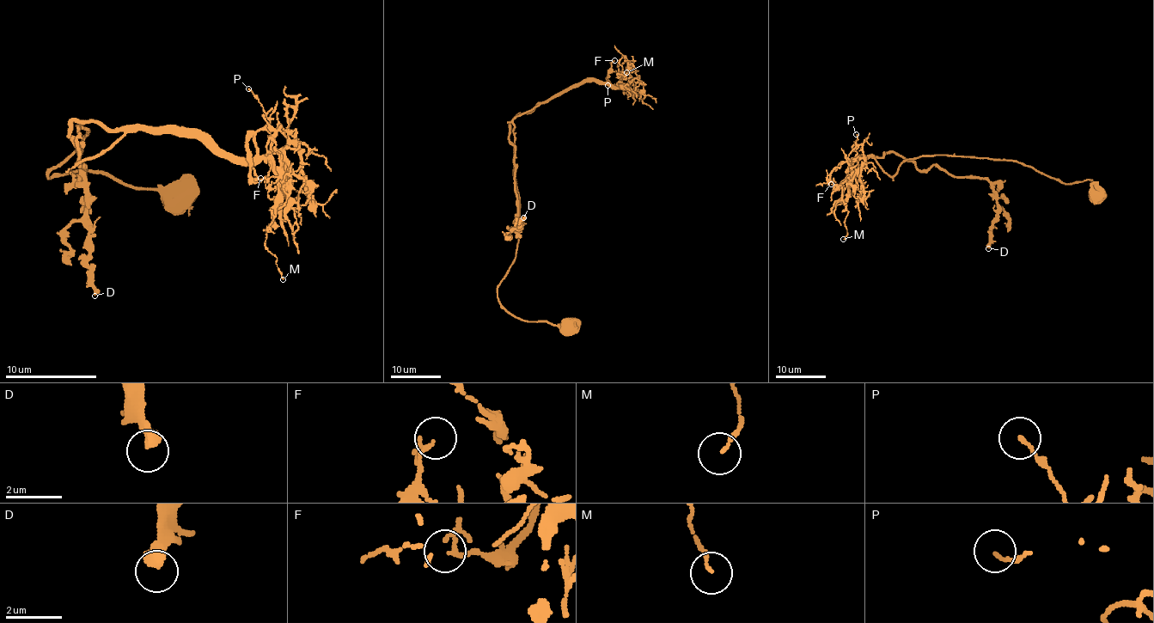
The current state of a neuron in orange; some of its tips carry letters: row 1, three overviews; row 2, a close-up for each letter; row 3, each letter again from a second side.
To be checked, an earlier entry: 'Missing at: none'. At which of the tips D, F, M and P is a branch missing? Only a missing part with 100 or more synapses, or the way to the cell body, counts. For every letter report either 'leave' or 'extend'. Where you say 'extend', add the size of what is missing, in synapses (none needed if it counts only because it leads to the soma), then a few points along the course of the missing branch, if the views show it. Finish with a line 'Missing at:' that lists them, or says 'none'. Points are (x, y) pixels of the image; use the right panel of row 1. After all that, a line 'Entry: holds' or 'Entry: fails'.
D: leave
F: leave
M: leave
P: leave
Missing at: none
Entry: holds

